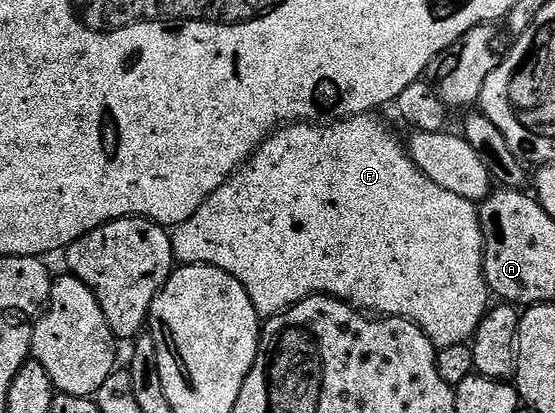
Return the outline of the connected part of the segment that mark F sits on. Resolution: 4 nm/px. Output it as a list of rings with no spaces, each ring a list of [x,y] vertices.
[[[367,115],[364,117],[348,117],[345,119],[335,120],[333,123],[287,123],[274,130],[256,152],[254,156],[226,182],[225,185],[219,187],[216,192],[209,197],[203,205],[196,211],[196,215],[192,215],[192,219],[188,219],[183,225],[177,226],[173,230],[172,240],[174,242],[174,259],[175,262],[184,265],[211,265],[212,267],[220,267],[224,271],[228,271],[228,275],[232,275],[236,279],[240,279],[240,283],[244,287],[244,291],[248,291],[248,299],[252,299],[252,307],[256,307],[259,318],[269,319],[282,312],[283,309],[290,309],[296,303],[300,303],[309,297],[325,295],[328,297],[338,297],[362,311],[369,311],[374,315],[382,317],[399,317],[405,321],[410,321],[416,327],[420,327],[424,331],[424,335],[428,335],[428,339],[433,343],[435,349],[443,349],[444,347],[456,347],[457,345],[465,345],[473,338],[474,332],[478,329],[478,324],[482,318],[486,316],[486,310],[492,301],[492,294],[489,287],[486,286],[486,279],[482,275],[482,224],[478,218],[479,206],[475,202],[468,199],[460,199],[460,195],[452,195],[452,191],[444,191],[444,187],[439,187],[437,183],[432,183],[432,179],[428,179],[428,175],[424,175],[424,171],[420,171],[420,167],[416,167],[416,163],[410,158],[407,146],[398,142],[398,137],[385,125],[382,121],[377,121],[377,116]]]

